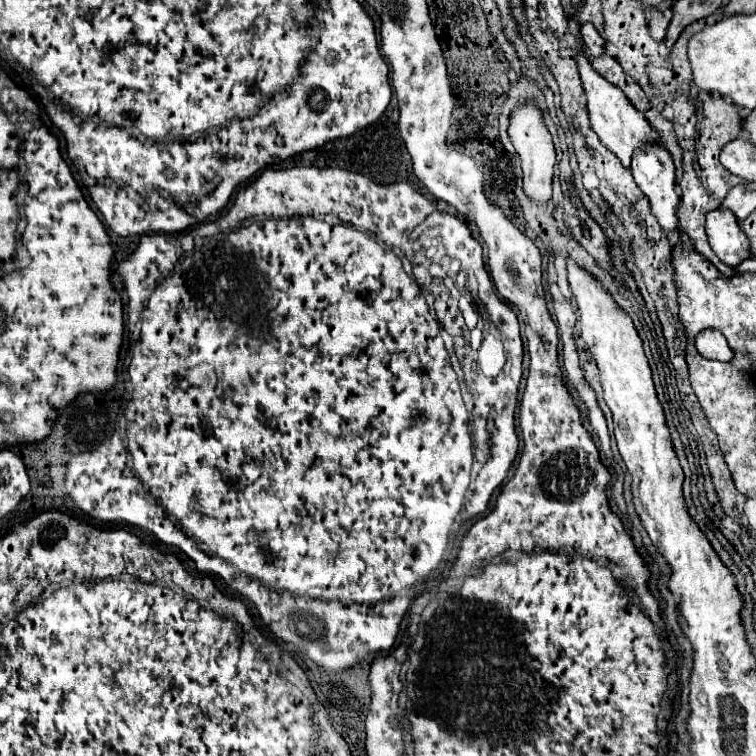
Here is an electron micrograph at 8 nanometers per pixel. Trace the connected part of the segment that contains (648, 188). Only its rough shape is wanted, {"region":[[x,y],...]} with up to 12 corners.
{"region":[[659,145],[635,151],[639,189],[663,233],[679,229],[675,165]]}

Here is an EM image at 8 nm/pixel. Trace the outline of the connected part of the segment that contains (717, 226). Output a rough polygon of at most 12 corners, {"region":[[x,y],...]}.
{"region":[[707,213],[707,237],[715,255],[737,267],[749,253],[735,215]]}

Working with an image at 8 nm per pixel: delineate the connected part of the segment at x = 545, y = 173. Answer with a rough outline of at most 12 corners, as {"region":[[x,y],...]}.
{"region":[[535,105],[511,115],[523,191],[551,201],[555,149]]}

